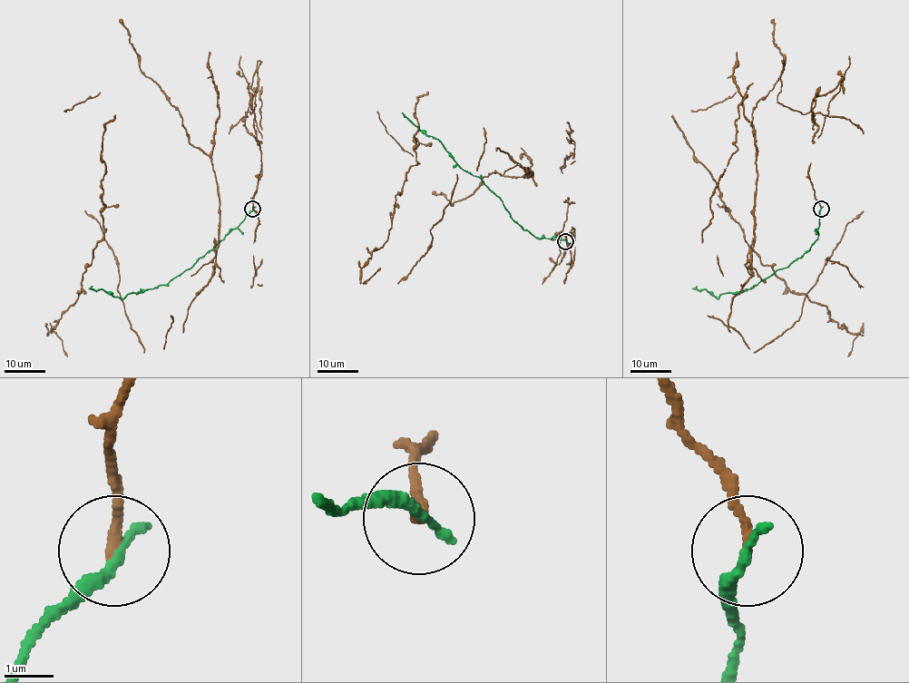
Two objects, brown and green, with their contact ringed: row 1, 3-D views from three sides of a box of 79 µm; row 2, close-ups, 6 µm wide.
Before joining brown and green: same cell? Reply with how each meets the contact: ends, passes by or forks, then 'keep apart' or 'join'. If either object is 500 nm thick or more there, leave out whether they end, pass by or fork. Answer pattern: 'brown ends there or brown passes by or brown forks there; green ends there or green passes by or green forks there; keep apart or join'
brown ends there; green ends there; keep apart

